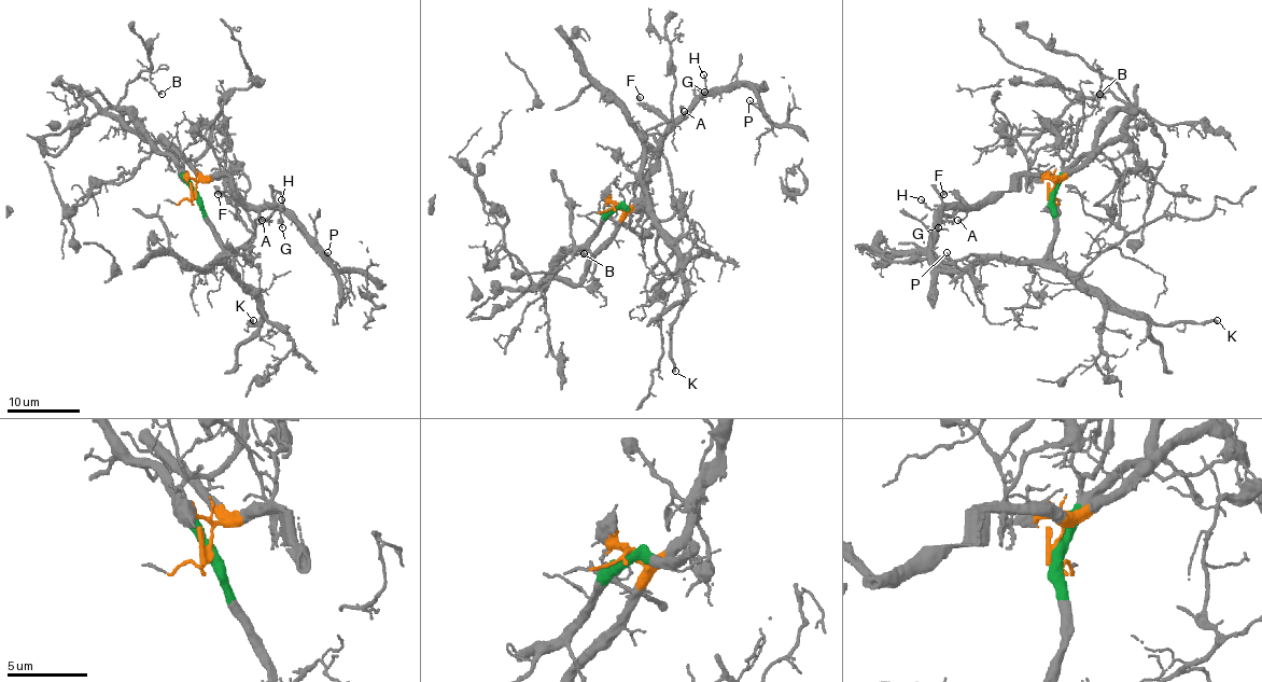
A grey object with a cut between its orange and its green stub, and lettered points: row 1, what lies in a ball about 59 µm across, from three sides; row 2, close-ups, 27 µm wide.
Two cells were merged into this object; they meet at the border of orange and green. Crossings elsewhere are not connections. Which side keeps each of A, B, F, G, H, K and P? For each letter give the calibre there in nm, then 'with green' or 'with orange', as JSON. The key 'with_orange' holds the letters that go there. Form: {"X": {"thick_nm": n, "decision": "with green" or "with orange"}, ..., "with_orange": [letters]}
{"A": {"thick_nm": 150, "decision": "with orange"}, "B": {"thick_nm": 120, "decision": "with green"}, "F": {"thick_nm": 220, "decision": "with orange"}, "G": {"thick_nm": 120, "decision": "with orange"}, "H": {"thick_nm": 110, "decision": "with orange"}, "K": {"thick_nm": 280, "decision": "with green"}, "P": {"thick_nm": 100, "decision": "with orange"}, "with_orange": ["A", "F", "G", "H", "P"]}

